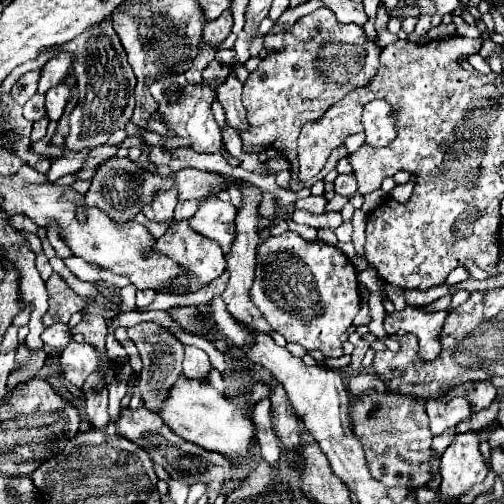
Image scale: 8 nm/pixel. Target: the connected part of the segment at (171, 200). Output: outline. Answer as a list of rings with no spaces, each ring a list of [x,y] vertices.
[[[170,188],[166,192],[158,192],[150,204],[142,208],[146,218],[158,220],[158,222],[172,222],[174,218],[174,208],[178,204],[178,194],[174,192],[176,188]]]

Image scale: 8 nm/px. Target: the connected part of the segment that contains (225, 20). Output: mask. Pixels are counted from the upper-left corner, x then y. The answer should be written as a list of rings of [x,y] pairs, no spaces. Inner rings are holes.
[[[226,10],[220,18],[210,20],[210,22],[206,24],[202,40],[204,40],[206,44],[210,44],[210,48],[214,48],[214,50],[216,50],[216,48],[218,48],[218,44],[220,44],[220,42],[224,42],[224,40],[228,38],[230,30],[232,30],[232,14]]]

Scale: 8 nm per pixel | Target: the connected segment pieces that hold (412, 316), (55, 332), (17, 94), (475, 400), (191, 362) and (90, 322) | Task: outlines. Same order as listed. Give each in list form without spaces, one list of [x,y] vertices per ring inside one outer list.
[[[406,306],[404,312],[394,312],[386,316],[384,328],[388,334],[396,334],[396,330],[410,332],[420,340],[420,356],[424,360],[434,360],[440,354],[438,332],[446,320],[448,312],[424,312],[422,308]]]
[[[54,324],[42,332],[42,342],[44,346],[50,346],[50,348],[66,348],[70,340],[72,340],[72,334],[66,324]]]
[[[40,68],[38,70],[32,70],[32,72],[28,72],[28,74],[24,74],[14,86],[12,86],[12,98],[16,100],[16,102],[20,102],[20,104],[24,104],[24,102],[28,102],[34,94],[36,94],[36,88],[38,88],[38,80],[40,80]]]
[[[466,382],[466,384],[462,384],[462,386],[450,390],[448,394],[440,396],[438,400],[440,400],[440,402],[446,402],[446,400],[450,400],[452,396],[462,396],[462,398],[466,398],[466,400],[474,406],[474,412],[478,412],[478,410],[482,410],[482,408],[488,408],[488,406],[494,402],[494,398],[496,398],[496,388],[494,388],[492,382]]]
[[[186,346],[184,356],[184,376],[190,380],[206,382],[208,372],[212,370],[212,364],[208,360],[208,354],[196,346]]]
[[[86,314],[84,320],[76,328],[72,328],[72,334],[82,334],[86,342],[96,346],[104,354],[104,338],[108,332],[106,332],[106,324],[100,316]]]

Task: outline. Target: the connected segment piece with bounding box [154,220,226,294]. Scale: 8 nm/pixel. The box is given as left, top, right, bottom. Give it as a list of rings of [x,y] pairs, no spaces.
[[[186,220],[172,222],[168,232],[160,240],[156,240],[154,250],[164,254],[164,256],[168,256],[168,258],[172,258],[178,266],[188,270],[188,274],[190,274],[190,276],[178,276],[174,280],[174,284],[170,286],[170,292],[178,292],[178,294],[196,292],[202,286],[210,284],[214,278],[218,278],[224,272],[224,268],[226,268],[226,260],[224,260],[222,250],[218,248],[218,244],[214,244],[210,238],[204,238],[198,232],[194,232]]]

